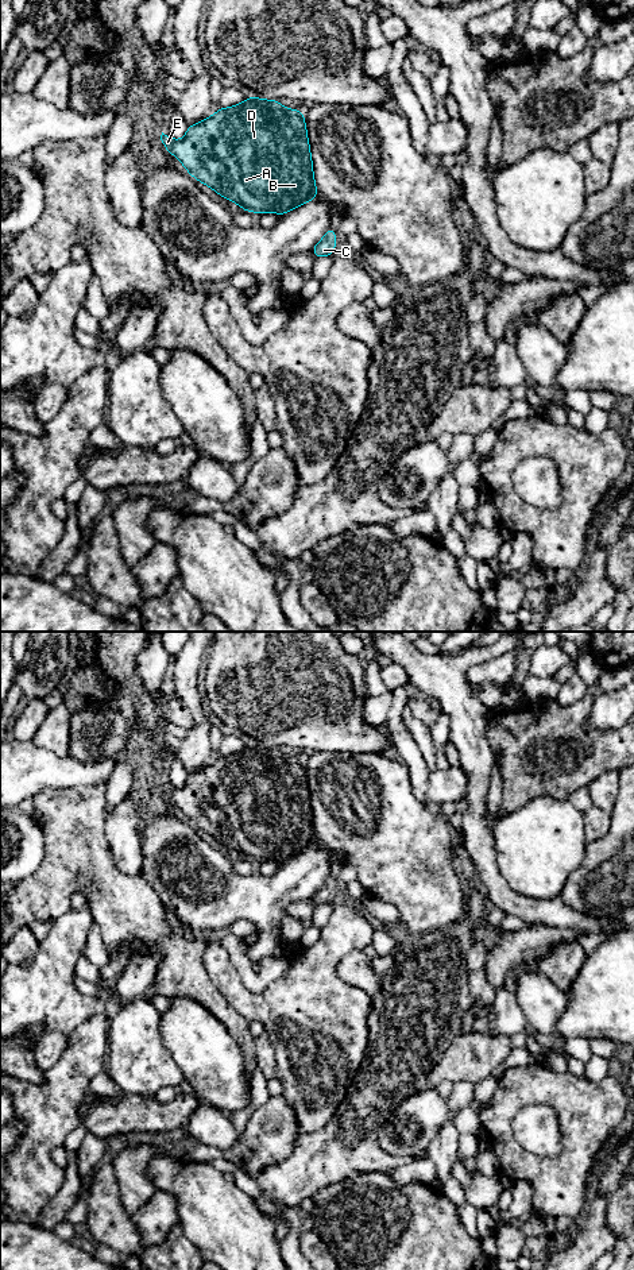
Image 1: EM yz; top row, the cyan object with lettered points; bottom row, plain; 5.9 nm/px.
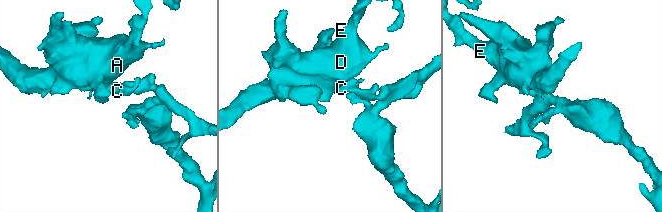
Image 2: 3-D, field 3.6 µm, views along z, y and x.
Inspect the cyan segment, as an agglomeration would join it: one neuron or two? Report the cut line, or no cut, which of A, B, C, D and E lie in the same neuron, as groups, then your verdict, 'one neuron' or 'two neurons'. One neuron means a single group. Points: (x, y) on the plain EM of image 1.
no cut | A B C D E | one neuron

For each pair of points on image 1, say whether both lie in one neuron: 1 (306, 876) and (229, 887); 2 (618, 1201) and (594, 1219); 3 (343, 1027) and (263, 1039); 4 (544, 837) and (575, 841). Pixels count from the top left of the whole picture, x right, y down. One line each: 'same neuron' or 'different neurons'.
1: same neuron
2: different neurons
3: different neurons
4: same neuron

